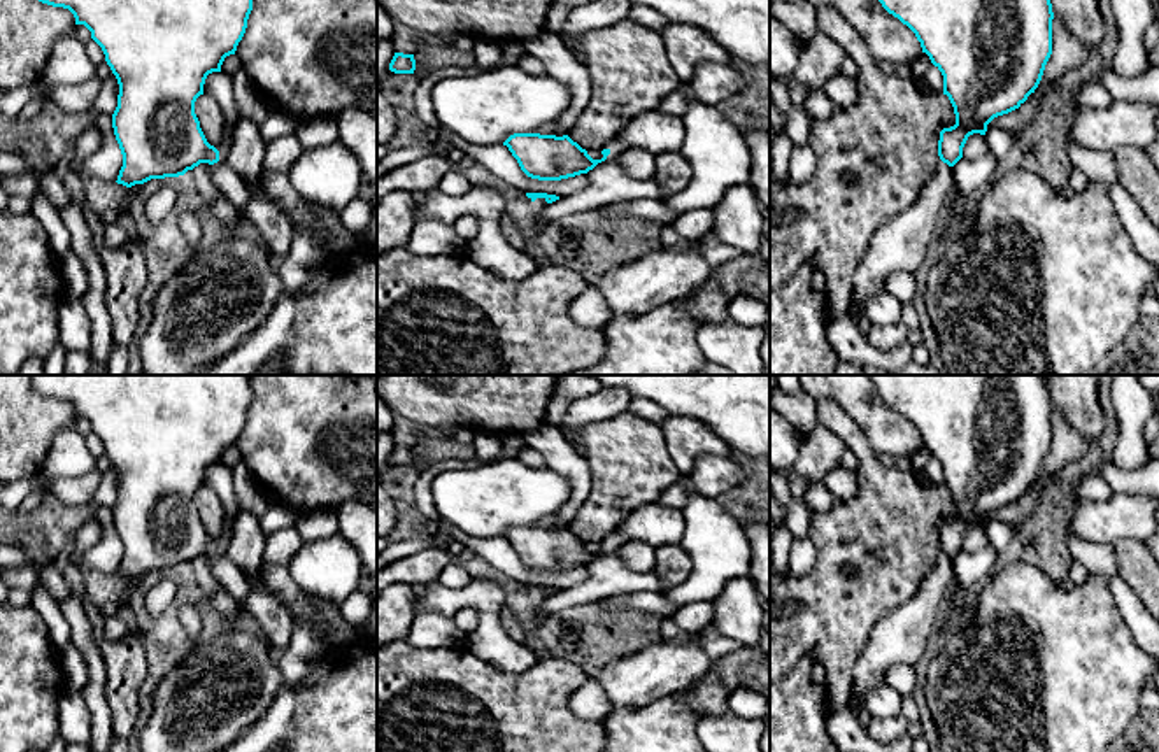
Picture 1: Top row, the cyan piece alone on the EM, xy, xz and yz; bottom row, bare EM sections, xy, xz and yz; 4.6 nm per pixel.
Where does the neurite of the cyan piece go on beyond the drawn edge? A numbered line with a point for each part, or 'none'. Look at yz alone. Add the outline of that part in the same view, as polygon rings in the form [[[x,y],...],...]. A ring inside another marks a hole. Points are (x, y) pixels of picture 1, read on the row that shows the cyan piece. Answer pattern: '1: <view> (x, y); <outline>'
none

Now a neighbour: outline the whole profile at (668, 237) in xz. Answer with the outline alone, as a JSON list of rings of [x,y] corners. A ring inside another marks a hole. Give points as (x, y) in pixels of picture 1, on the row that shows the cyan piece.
[[[661,226],[659,242],[663,247],[670,249],[687,249],[693,244],[691,240],[682,238],[675,230],[668,226]]]

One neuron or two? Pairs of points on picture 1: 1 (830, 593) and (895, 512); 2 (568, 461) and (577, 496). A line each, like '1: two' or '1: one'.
1: one
2: one

